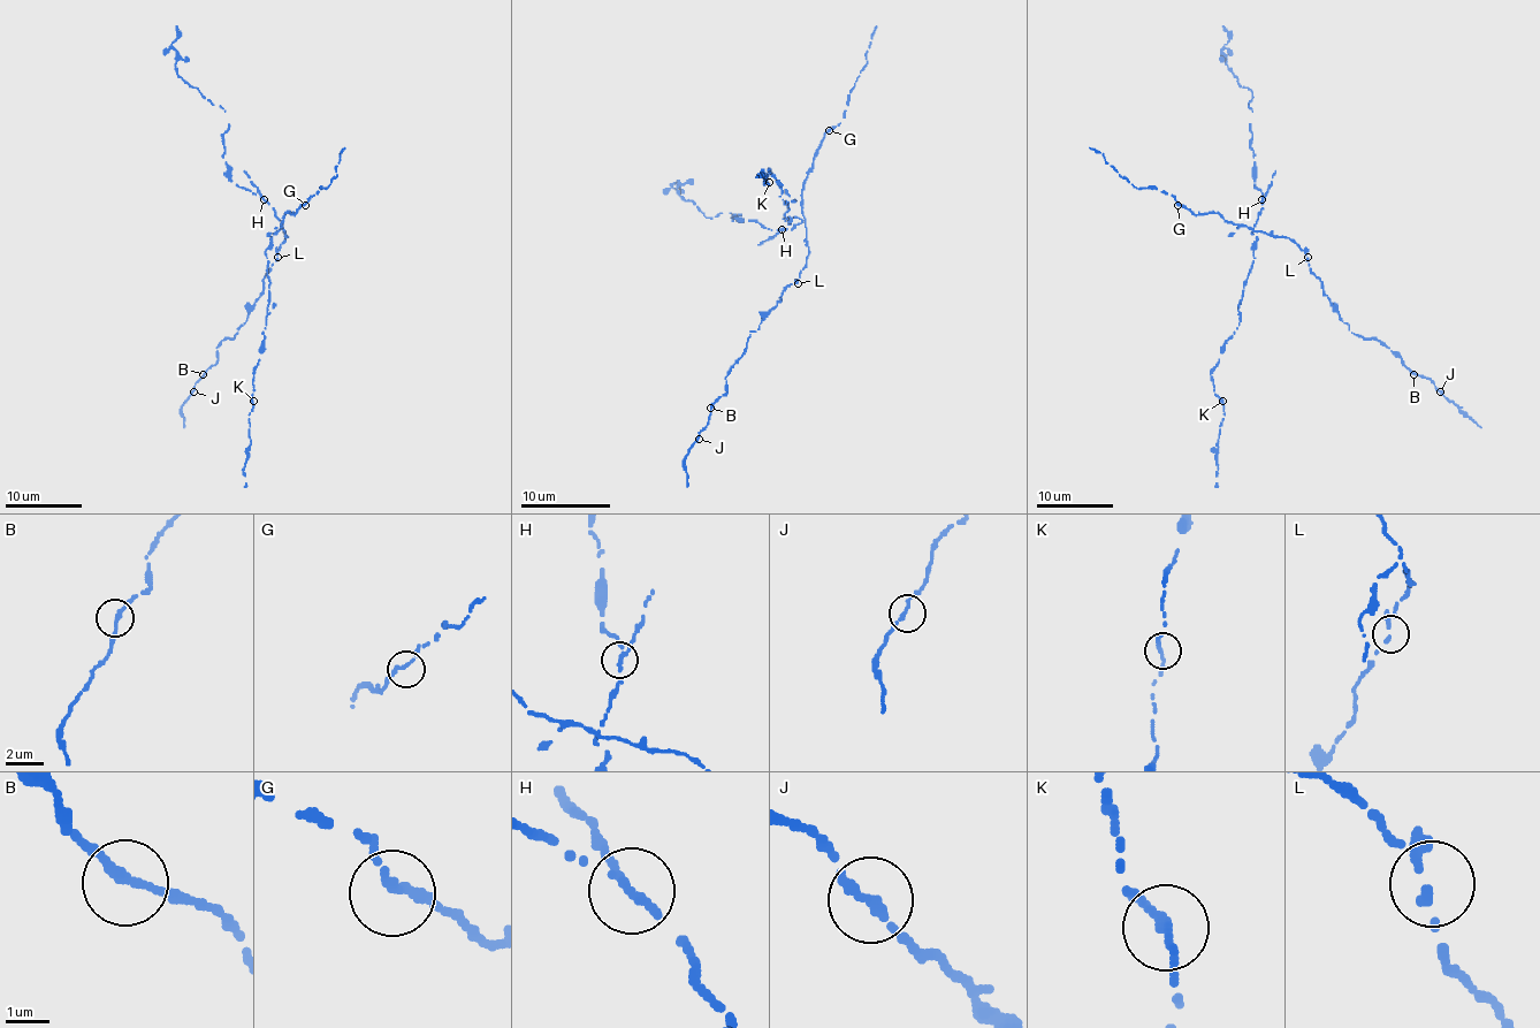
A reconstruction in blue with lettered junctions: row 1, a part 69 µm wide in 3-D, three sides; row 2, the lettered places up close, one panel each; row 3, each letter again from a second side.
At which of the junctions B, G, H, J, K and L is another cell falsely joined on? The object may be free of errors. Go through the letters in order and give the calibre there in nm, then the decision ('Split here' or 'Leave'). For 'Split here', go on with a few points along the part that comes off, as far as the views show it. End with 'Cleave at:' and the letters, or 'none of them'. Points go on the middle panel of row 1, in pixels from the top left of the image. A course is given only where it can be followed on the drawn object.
B: Thickness 200 nm. Leave
G: Thickness 200 nm. Leave
H: Thickness 200 nm. Split here. Course of the part to remove: (782, 229), (732, 218), (739, 215), (708, 218), (678, 193), (676, 182), (671, 187), (676, 191), (678, 182)
J: Thickness 200 nm. Leave
K: Thickness 200 nm. Leave
L: Thickness 200 nm. Leave
Cleave at: H

